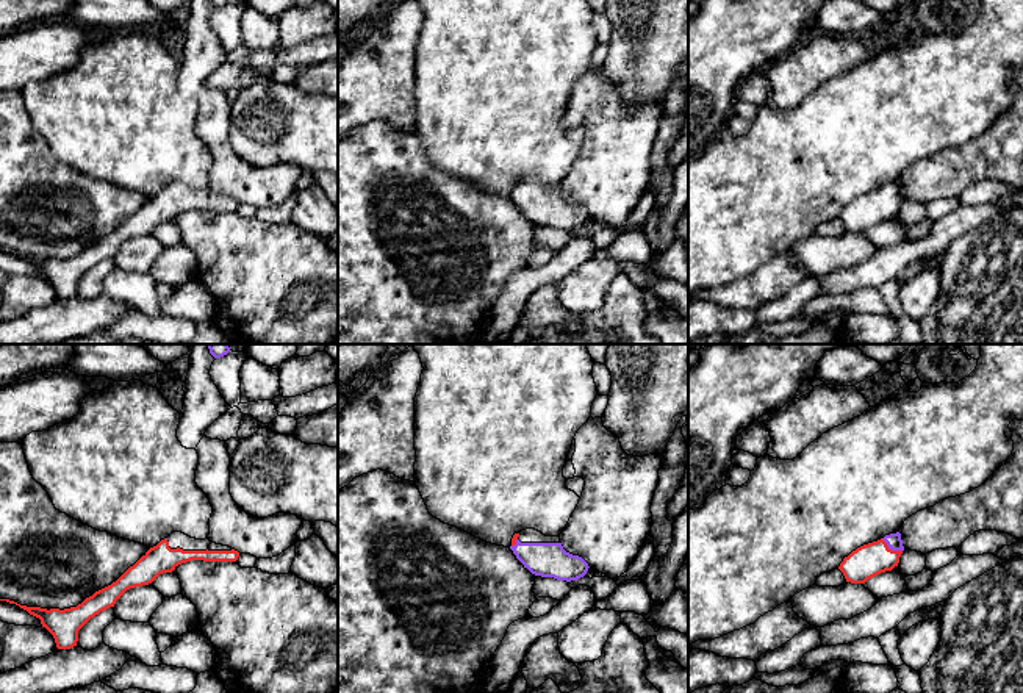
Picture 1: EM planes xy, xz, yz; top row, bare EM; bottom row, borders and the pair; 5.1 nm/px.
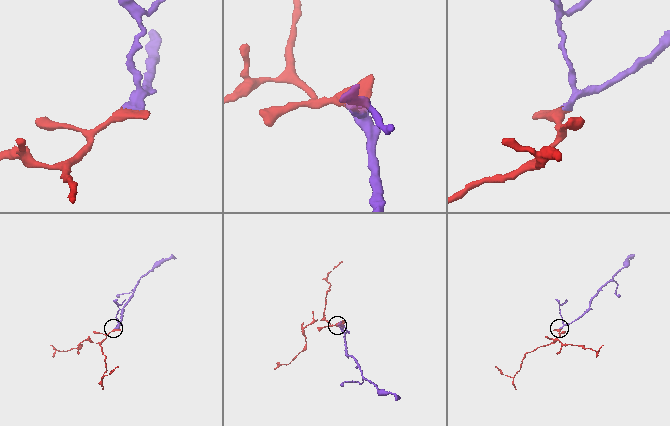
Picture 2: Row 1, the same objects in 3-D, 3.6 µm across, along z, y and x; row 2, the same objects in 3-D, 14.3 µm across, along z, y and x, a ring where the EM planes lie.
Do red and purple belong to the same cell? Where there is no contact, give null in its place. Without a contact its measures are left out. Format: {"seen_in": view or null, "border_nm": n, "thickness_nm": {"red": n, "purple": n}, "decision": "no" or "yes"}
{"seen_in": "yz", "border_nm": 130, "thickness_nm": {"red": 170, "purple": 80}, "decision": "yes"}

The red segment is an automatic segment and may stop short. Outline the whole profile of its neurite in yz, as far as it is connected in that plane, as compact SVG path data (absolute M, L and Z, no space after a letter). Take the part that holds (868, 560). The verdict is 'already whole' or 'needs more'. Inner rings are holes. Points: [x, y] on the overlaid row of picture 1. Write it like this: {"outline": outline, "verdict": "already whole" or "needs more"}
{"outline": "M890 533L852 551L843 558L838 569L846 582L865 583L868 579L898 566L903 551L901 533Z", "verdict": "needs more"}

